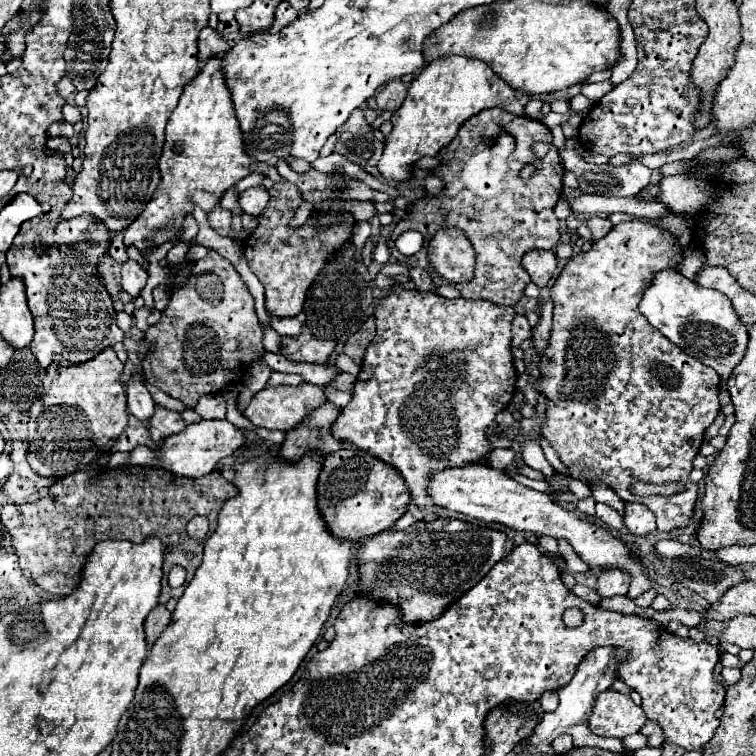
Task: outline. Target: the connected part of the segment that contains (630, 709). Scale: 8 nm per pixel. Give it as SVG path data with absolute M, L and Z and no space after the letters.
M604 690L596 698L588 726L596 736L612 736L622 740L630 734L640 732L644 722L644 710L636 706L628 694Z

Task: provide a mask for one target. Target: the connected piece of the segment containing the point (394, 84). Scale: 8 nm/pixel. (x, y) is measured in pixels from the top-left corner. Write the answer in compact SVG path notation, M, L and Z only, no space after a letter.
M396 78L396 80L390 80L388 84L384 84L384 88L378 90L378 94L376 94L376 104L378 104L380 110L390 110L390 112L394 112L396 108L400 108L400 104L402 104L404 98L406 98L406 94L408 94L406 84L404 84L400 78Z

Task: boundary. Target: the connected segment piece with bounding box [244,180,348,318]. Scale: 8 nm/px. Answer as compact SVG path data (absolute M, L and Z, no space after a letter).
M286 180L274 184L274 188L270 190L270 202L266 210L258 216L258 228L244 244L248 266L266 290L266 310L270 316L276 318L292 318L300 314L308 286L312 284L320 268L344 246L344 240L348 240L348 228L316 232L316 228L312 228L312 216L302 228L292 230L288 222L302 202L304 200L296 186L288 186Z

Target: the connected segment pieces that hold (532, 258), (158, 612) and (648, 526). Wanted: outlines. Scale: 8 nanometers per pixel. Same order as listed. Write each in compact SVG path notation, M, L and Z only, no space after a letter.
M532 250L522 258L522 268L538 288L544 288L554 276L556 256L550 250Z
M156 606L152 608L152 612L148 614L146 622L144 622L144 632L146 632L146 642L154 644L158 640L158 636L162 634L162 630L170 624L170 612L166 610L166 606Z
M626 504L624 524L636 536L656 530L656 518L644 504Z

